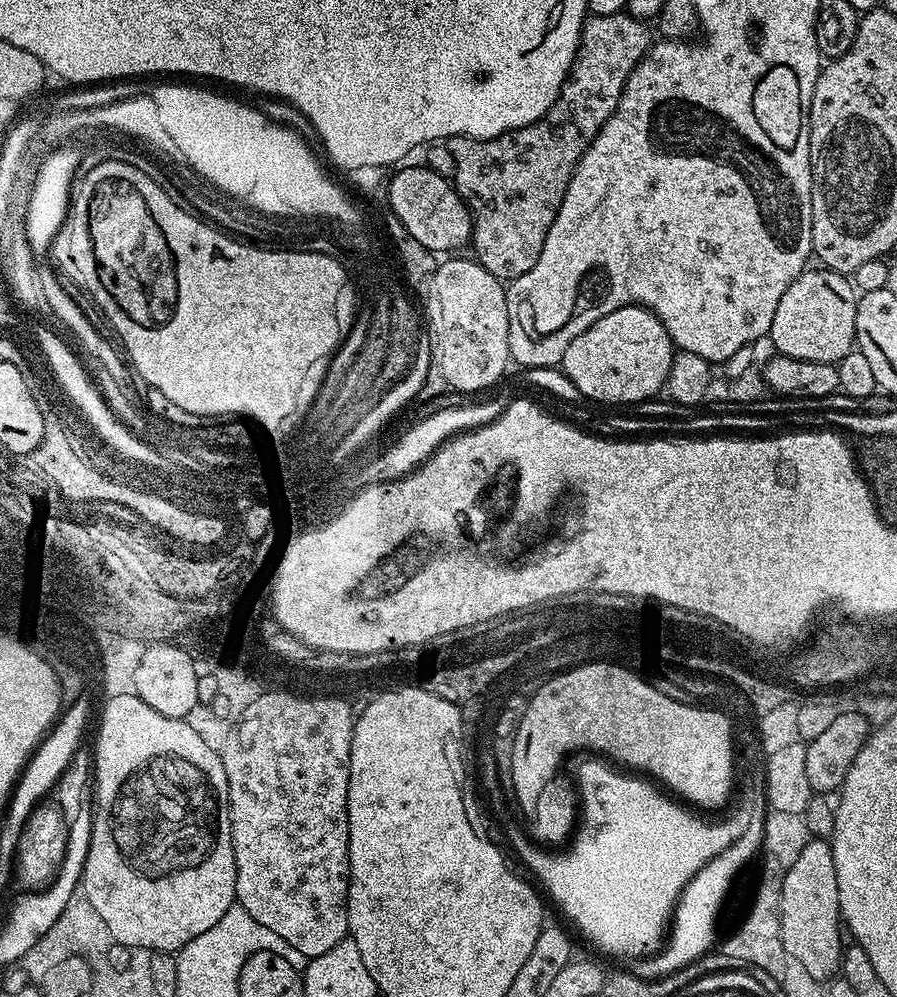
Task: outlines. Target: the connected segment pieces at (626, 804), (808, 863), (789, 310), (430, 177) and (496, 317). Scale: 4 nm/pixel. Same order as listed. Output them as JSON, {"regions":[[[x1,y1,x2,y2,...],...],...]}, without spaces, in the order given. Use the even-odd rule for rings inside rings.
{"regions":[[[592,759,596,760,588,760,580,768,578,796,579,799,580,796,584,799,584,812,582,808,582,819,571,841,572,849,555,856,552,853,555,851,542,850,541,845,527,835,514,837,512,844,516,847,517,854,524,859,525,866,544,883,543,891,552,895,553,902,602,951,609,952,612,956,625,956,625,961,628,962,656,956,664,950,664,944,670,944,670,938,676,932,678,920,674,918,674,906,686,896,694,876,741,838,740,824,744,824,744,816,740,816,740,820,733,820,729,815,717,824,707,824,695,816,695,811,669,798,659,787,651,788,647,779,635,775,623,776,622,773,615,772,620,771,615,767,607,768,603,759]],[[812,838,806,846,802,846,802,854,798,854,794,866,790,866,790,874,786,874,786,882,782,882,780,929,782,946,788,951,789,961,800,964,802,970,815,980,831,981,842,968,840,928,842,932,832,845,827,839]],[[823,266,805,270,782,294,770,333,770,343,781,356,835,364,853,351,856,339,857,293,847,275,830,272]],[[427,166,420,168,404,168,396,177,387,181,386,204,389,204,391,215,396,216,406,226,406,230,422,246,426,246,431,252,437,254,452,254,455,248,460,248,472,239,472,216,464,205,464,199,456,192,455,187,447,179,434,173]],[[456,258,445,259,448,260,445,264,444,261,437,263,434,290,430,290,426,297,426,329,431,337,431,363,450,387,460,392,480,392,483,388,491,389,509,371,508,297,505,285,477,264,475,259,452,259]]]}

